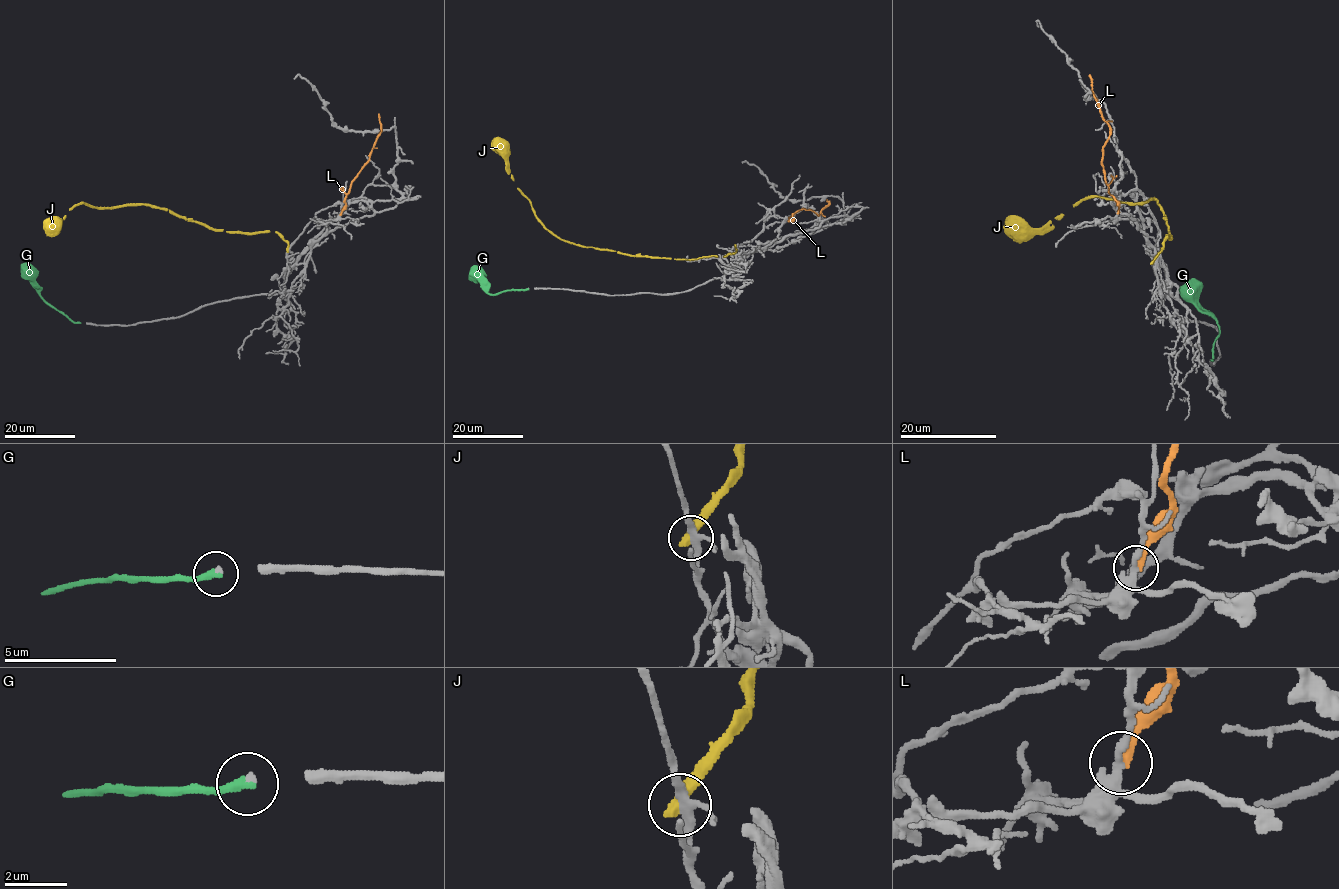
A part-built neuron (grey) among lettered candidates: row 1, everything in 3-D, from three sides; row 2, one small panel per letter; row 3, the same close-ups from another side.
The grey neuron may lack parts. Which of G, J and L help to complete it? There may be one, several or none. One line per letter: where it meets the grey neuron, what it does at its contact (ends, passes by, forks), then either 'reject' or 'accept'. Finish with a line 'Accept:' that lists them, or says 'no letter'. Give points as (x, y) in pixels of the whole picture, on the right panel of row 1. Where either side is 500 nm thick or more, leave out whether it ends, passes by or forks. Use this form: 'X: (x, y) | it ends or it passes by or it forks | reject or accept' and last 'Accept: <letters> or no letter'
G: (1212, 360) | it ends | accept
J: (1152, 262) | it ends | reject
L: (1117, 213) | it ends | reject
Accept: G

